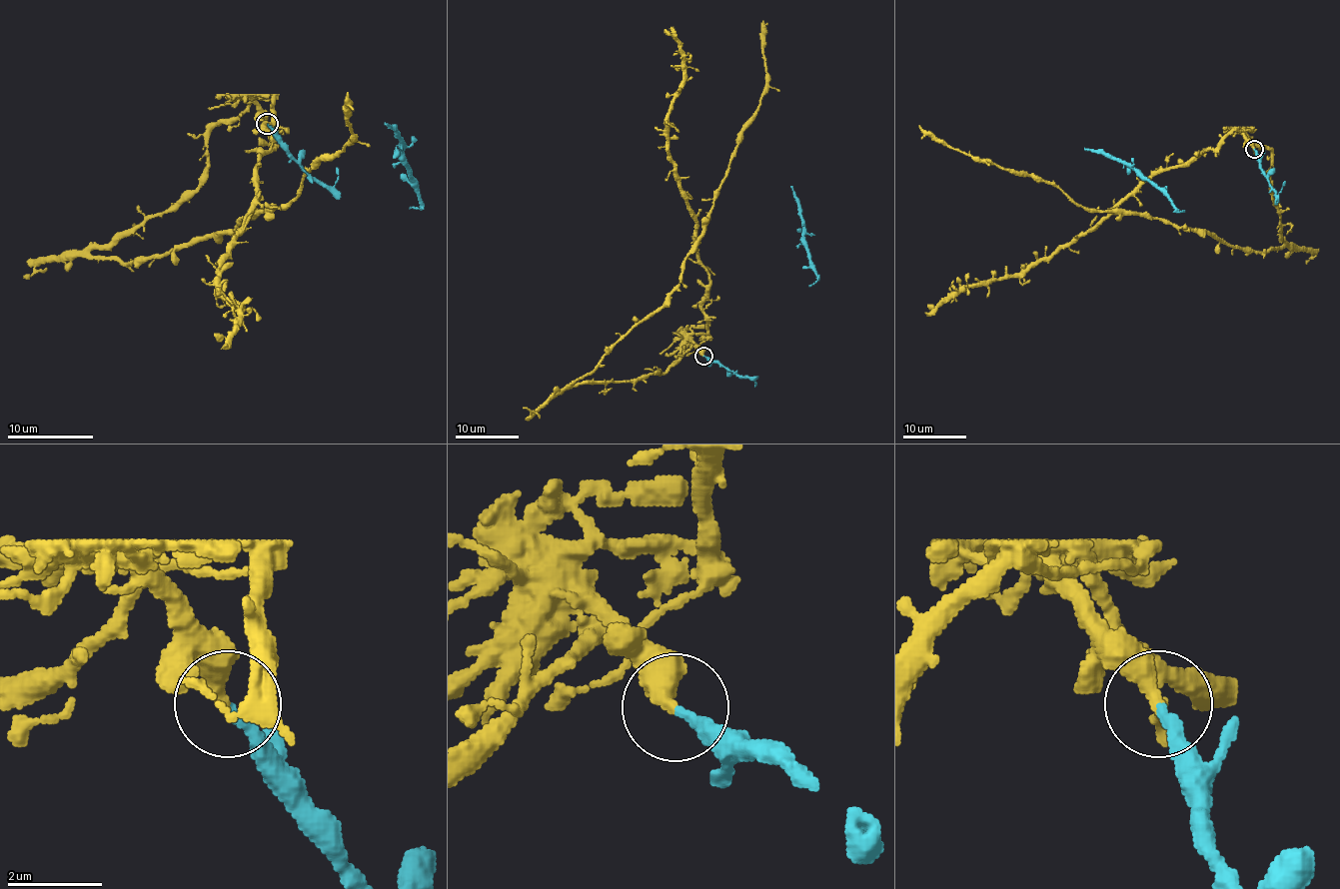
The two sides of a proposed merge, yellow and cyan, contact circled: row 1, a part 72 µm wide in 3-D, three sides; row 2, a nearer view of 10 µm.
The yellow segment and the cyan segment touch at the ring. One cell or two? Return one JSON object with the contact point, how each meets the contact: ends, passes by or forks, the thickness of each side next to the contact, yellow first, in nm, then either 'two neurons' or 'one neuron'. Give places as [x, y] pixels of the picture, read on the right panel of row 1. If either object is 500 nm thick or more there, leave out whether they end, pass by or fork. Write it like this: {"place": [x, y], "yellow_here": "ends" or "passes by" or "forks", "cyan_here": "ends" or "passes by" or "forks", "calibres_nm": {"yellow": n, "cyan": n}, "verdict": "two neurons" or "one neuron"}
{"place": [1254, 149], "yellow_here": "ends", "cyan_here": "ends", "calibres_nm": {"yellow": 380, "cyan": 240}, "verdict": "two neurons"}

